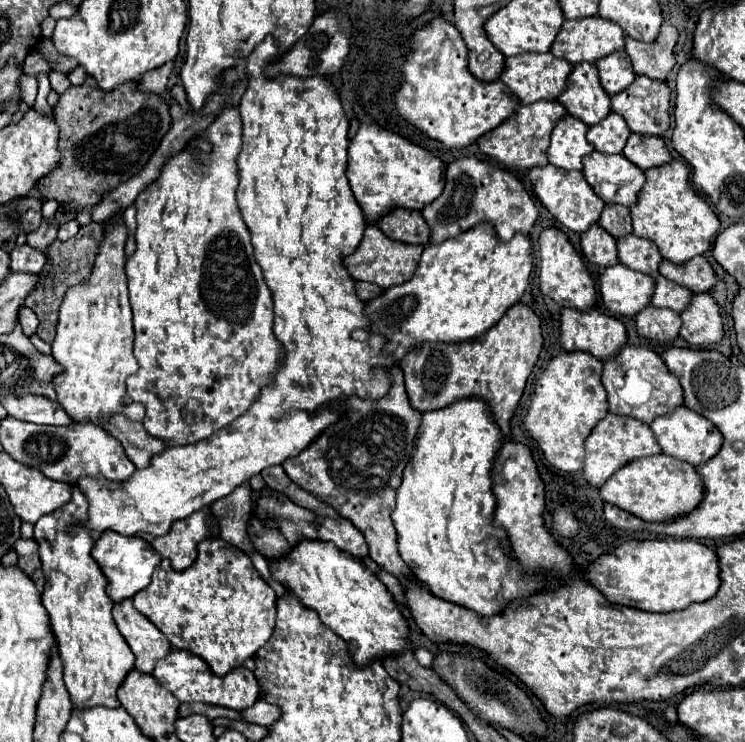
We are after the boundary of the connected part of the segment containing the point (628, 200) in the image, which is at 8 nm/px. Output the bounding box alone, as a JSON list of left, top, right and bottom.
[584,151,644,207]

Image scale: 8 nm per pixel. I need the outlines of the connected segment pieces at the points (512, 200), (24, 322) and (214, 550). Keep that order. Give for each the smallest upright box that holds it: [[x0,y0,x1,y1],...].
[[422,157,538,243],[20,307,38,337],[134,539,276,675]]

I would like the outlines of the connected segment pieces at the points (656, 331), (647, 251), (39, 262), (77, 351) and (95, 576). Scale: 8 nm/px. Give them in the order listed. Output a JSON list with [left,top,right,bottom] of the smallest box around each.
[[636,305,682,341],[618,235,662,275],[10,245,48,273],[52,217,146,423],[34,487,134,709]]

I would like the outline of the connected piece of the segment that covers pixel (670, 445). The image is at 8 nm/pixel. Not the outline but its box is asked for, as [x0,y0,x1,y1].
[650,407,722,467]

